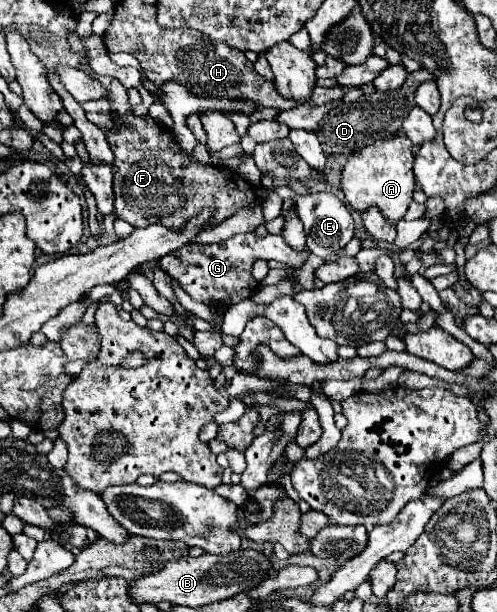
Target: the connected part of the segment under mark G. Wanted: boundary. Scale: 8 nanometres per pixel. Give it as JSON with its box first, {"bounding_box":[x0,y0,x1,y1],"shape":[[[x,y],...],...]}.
{"bounding_box":[160,234,310,304],"shape":[[[238,234],[226,242],[220,244],[188,244],[188,248],[180,248],[180,252],[170,252],[160,260],[160,268],[166,270],[172,278],[176,278],[182,288],[188,292],[192,300],[198,302],[212,302],[218,300],[222,304],[236,304],[248,296],[252,296],[258,288],[258,282],[252,278],[252,264],[256,260],[278,260],[284,266],[302,266],[306,258],[310,256],[310,250],[304,248],[304,252],[296,252],[294,248],[288,248],[282,236],[268,234],[266,238],[258,238],[252,234]]]}

